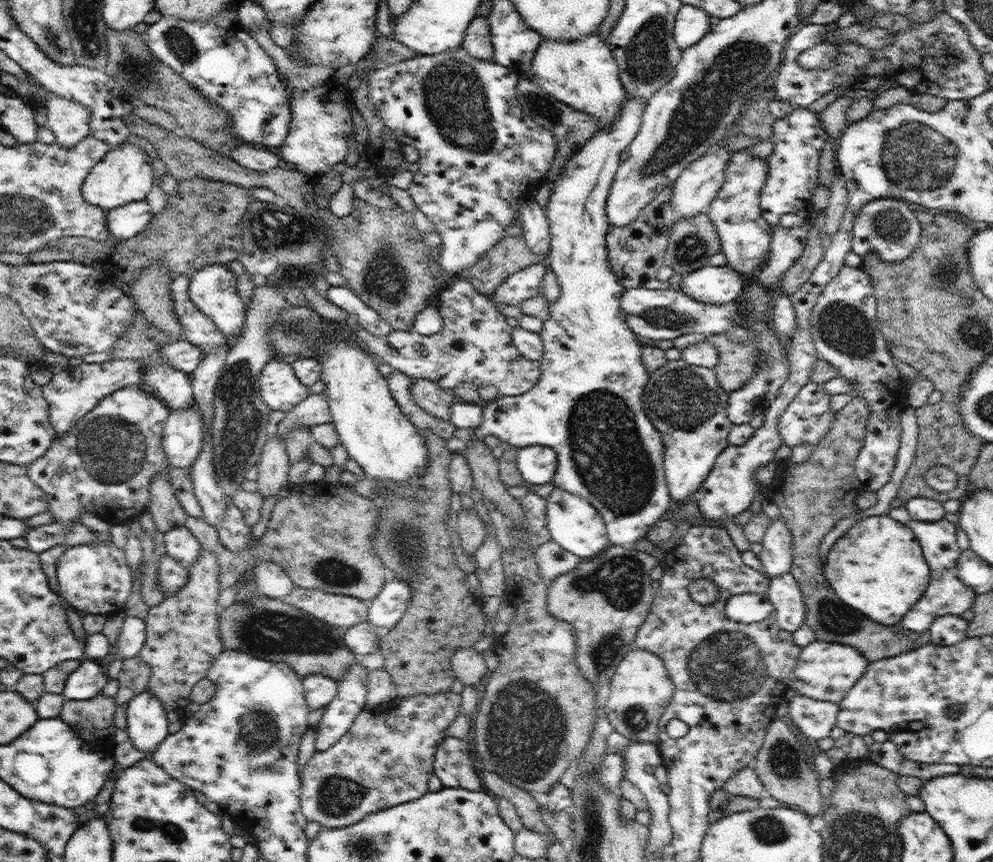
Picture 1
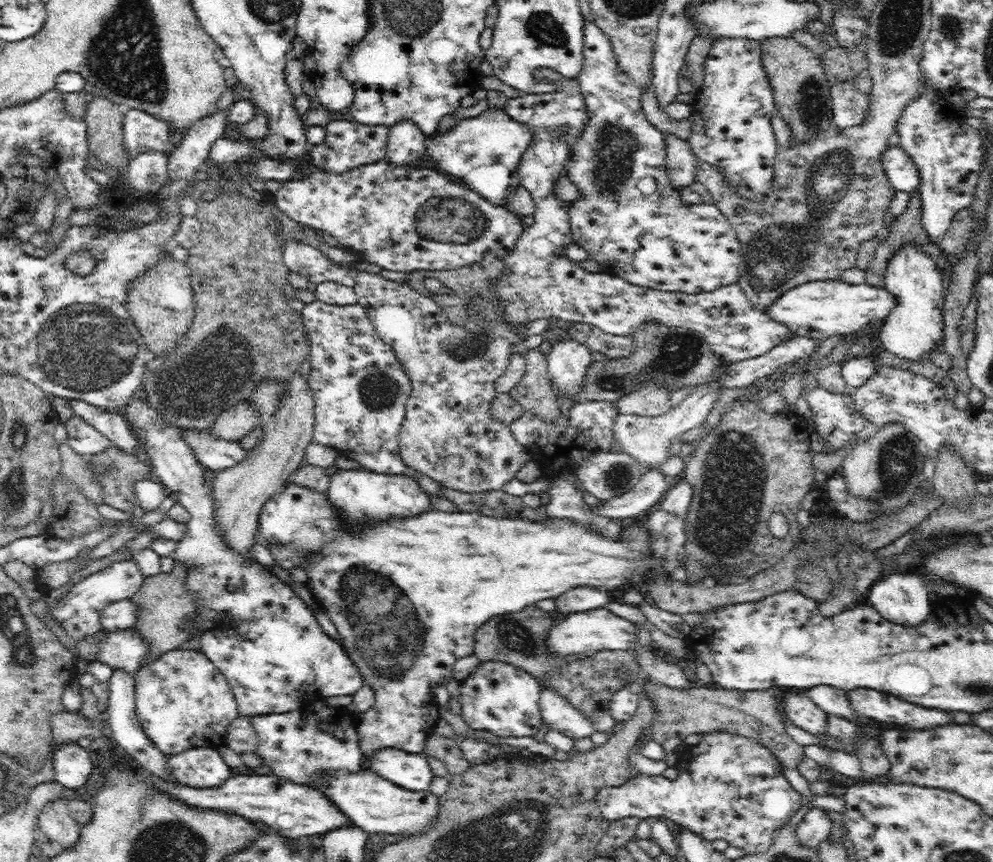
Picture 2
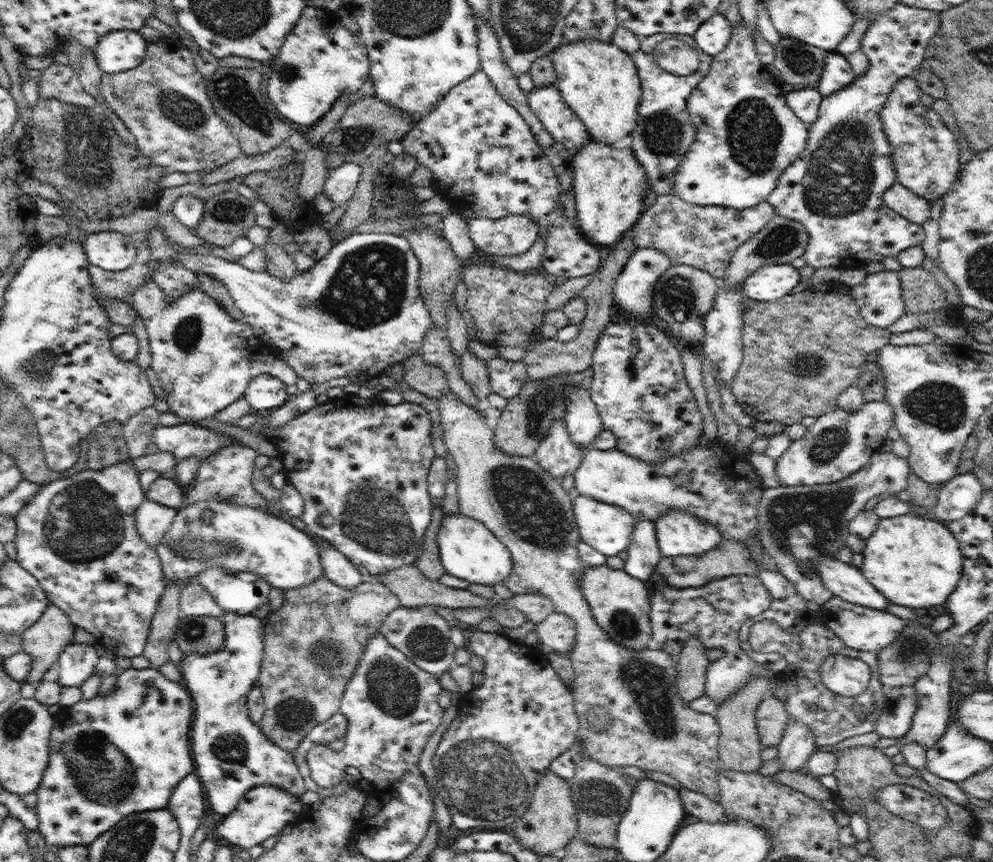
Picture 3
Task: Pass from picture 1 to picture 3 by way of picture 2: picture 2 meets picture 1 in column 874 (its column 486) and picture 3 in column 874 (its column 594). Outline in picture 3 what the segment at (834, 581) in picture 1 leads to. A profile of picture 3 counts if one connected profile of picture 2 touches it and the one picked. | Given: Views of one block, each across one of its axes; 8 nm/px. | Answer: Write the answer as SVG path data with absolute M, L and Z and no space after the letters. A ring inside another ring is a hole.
M918 516L882 518L864 548L862 572L890 602L910 608L938 606L954 592L962 574L963 554L952 532L932 519Z

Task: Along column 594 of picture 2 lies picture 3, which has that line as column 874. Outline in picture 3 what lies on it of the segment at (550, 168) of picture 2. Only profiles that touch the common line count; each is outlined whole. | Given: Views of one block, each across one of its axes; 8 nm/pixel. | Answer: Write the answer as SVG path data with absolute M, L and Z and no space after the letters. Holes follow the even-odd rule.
M894 271L867 274L851 292L860 314L872 326L888 328L905 313L901 282Z

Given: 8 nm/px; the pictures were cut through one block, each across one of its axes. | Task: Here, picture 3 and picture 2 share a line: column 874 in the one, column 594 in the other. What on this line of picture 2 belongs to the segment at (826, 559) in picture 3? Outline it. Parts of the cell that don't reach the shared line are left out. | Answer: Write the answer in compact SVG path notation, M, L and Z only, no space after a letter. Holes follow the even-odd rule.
M574 588L566 594L558 596L559 614L570 614L570 612L586 612L592 608L600 608L606 602L610 602L610 592L600 592L594 588Z

